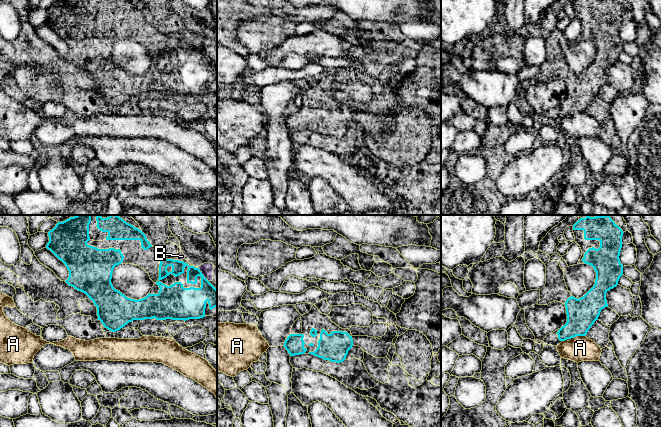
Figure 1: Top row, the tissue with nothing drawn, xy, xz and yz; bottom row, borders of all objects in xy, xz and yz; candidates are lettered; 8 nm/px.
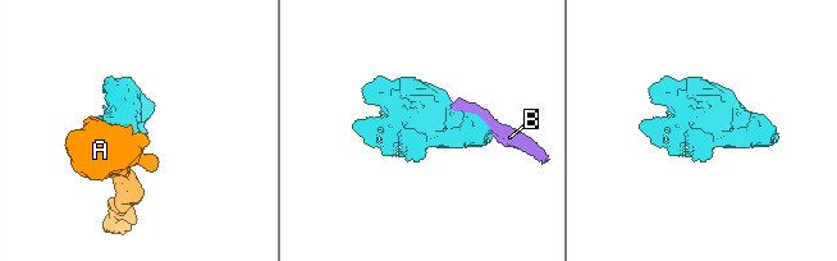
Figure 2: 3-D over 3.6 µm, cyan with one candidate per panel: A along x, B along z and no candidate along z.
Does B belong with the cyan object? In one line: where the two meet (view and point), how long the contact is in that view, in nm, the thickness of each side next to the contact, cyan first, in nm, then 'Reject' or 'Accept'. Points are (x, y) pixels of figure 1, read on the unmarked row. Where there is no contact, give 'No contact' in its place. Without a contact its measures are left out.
Touches cyan at xy (202, 50). Shared border 150 nm. Thickness 240 nm (cyan) against 100 nm. Reject

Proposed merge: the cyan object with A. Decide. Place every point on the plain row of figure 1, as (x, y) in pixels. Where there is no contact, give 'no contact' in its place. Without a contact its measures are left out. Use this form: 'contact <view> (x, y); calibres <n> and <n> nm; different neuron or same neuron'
contact yz (574, 112); calibres 240 and 200 nm; different neuron

